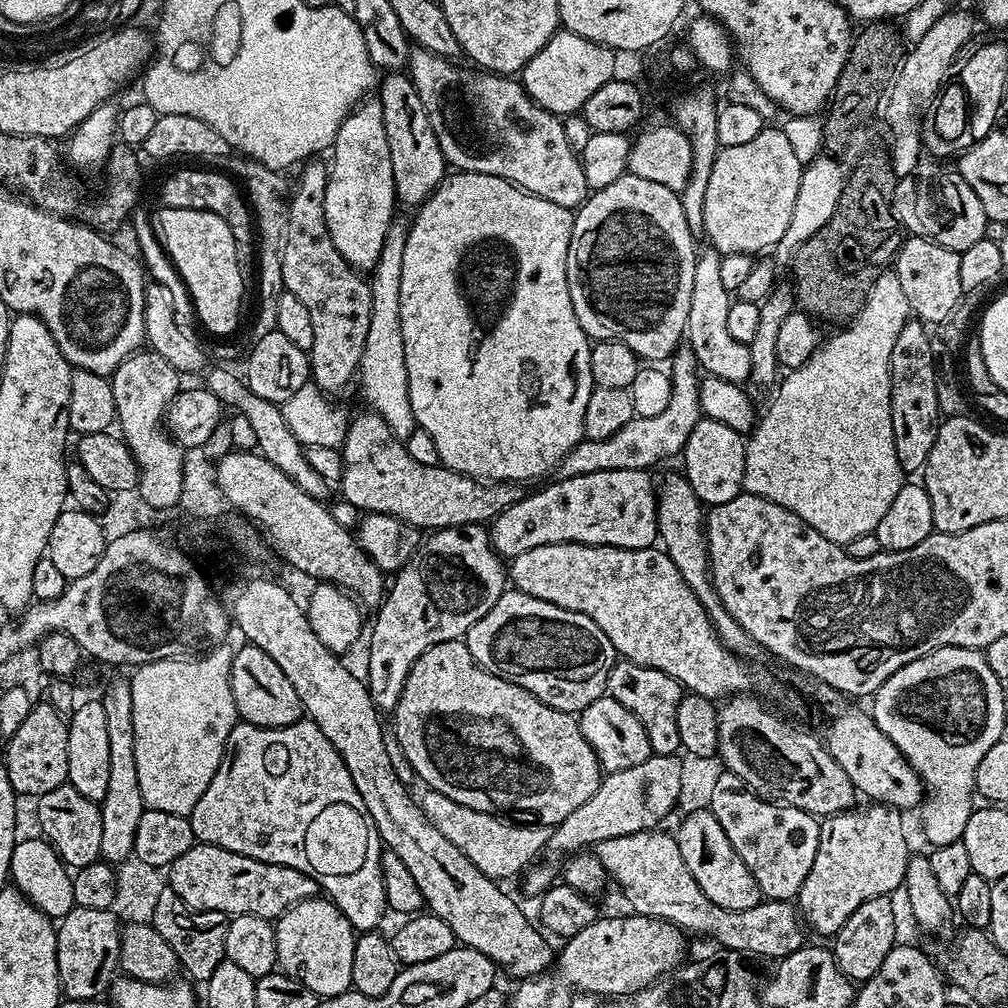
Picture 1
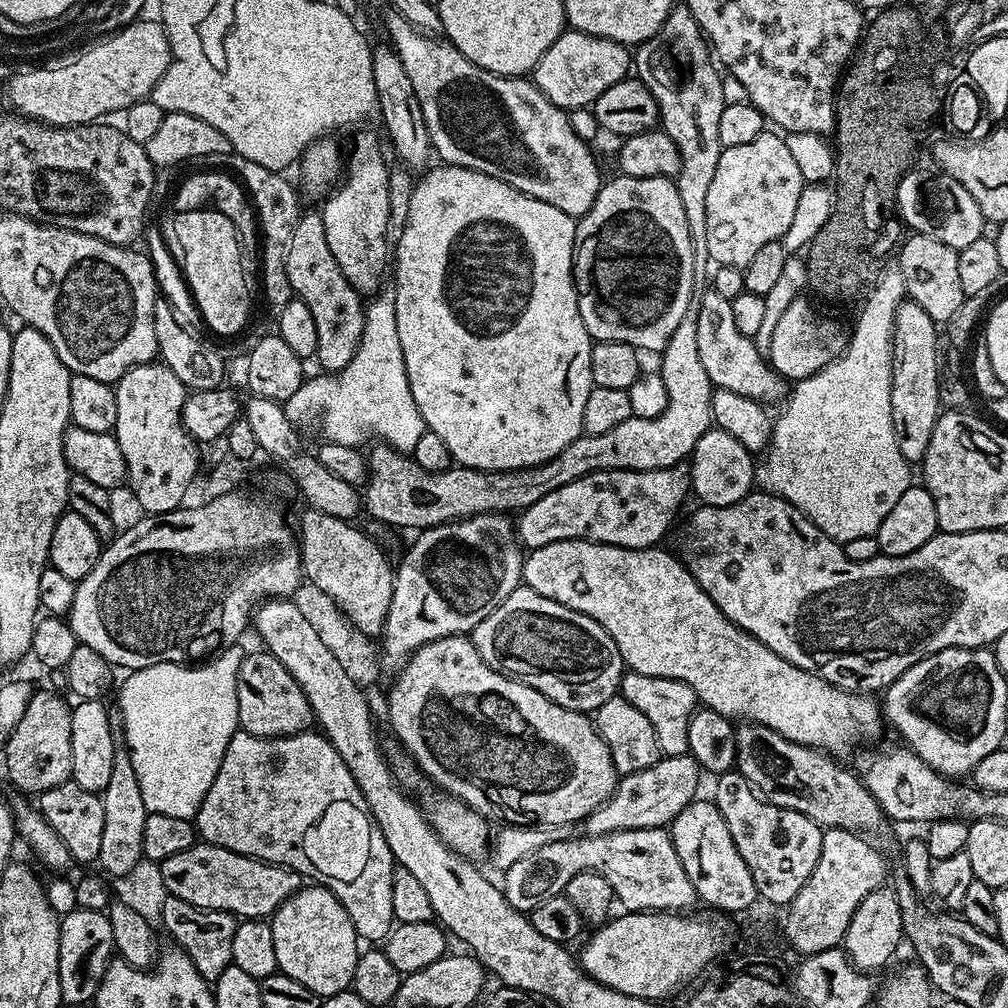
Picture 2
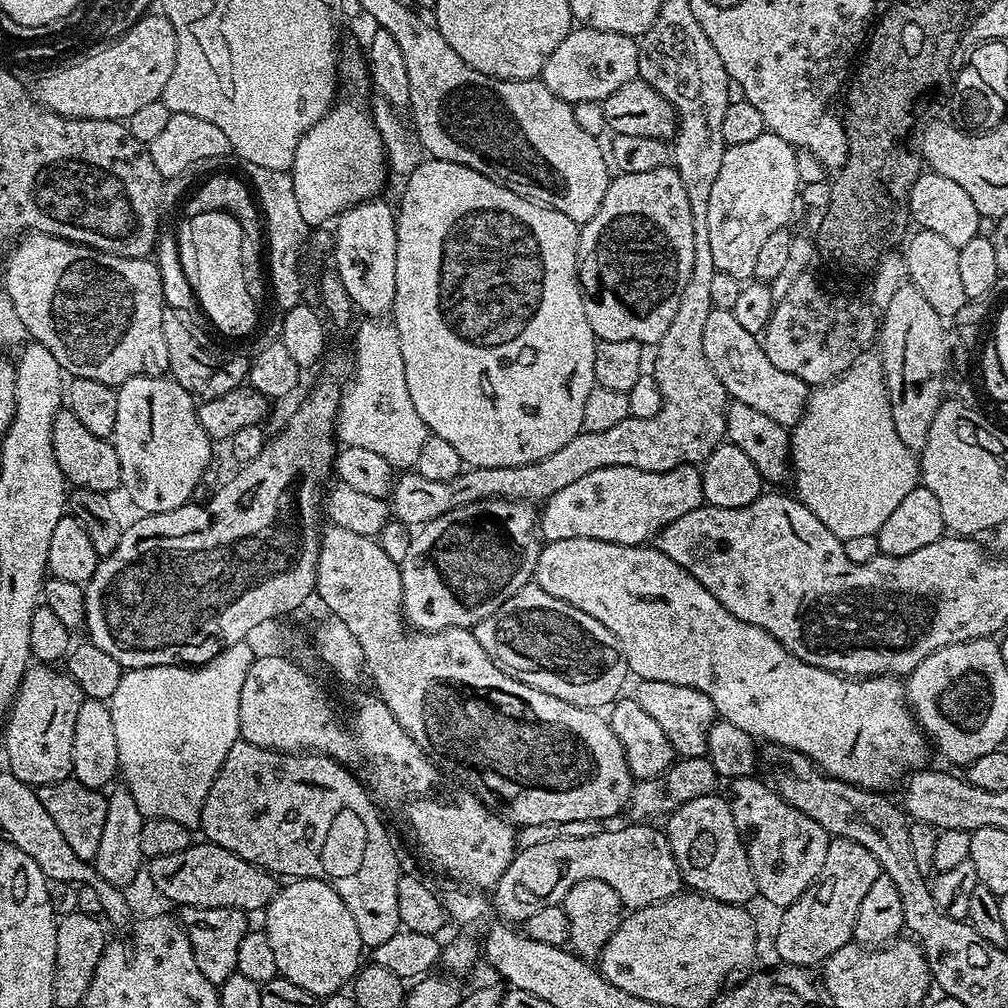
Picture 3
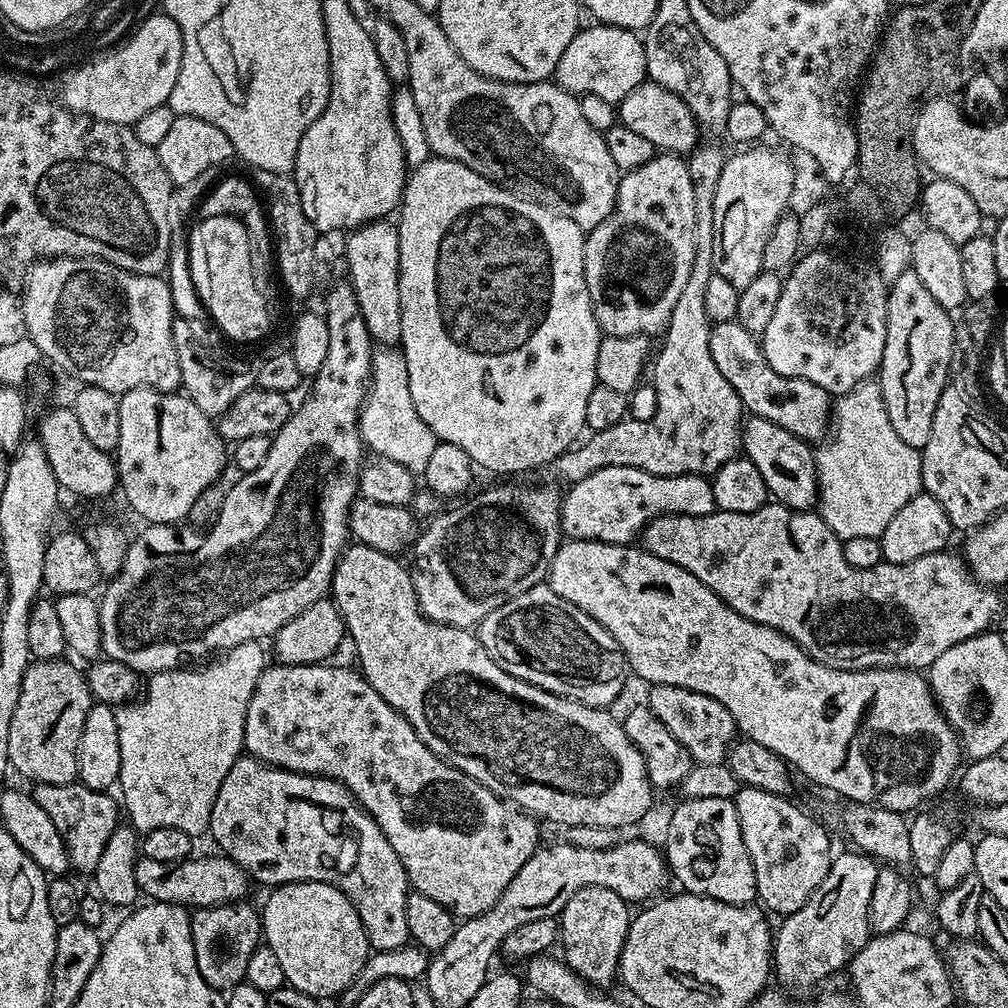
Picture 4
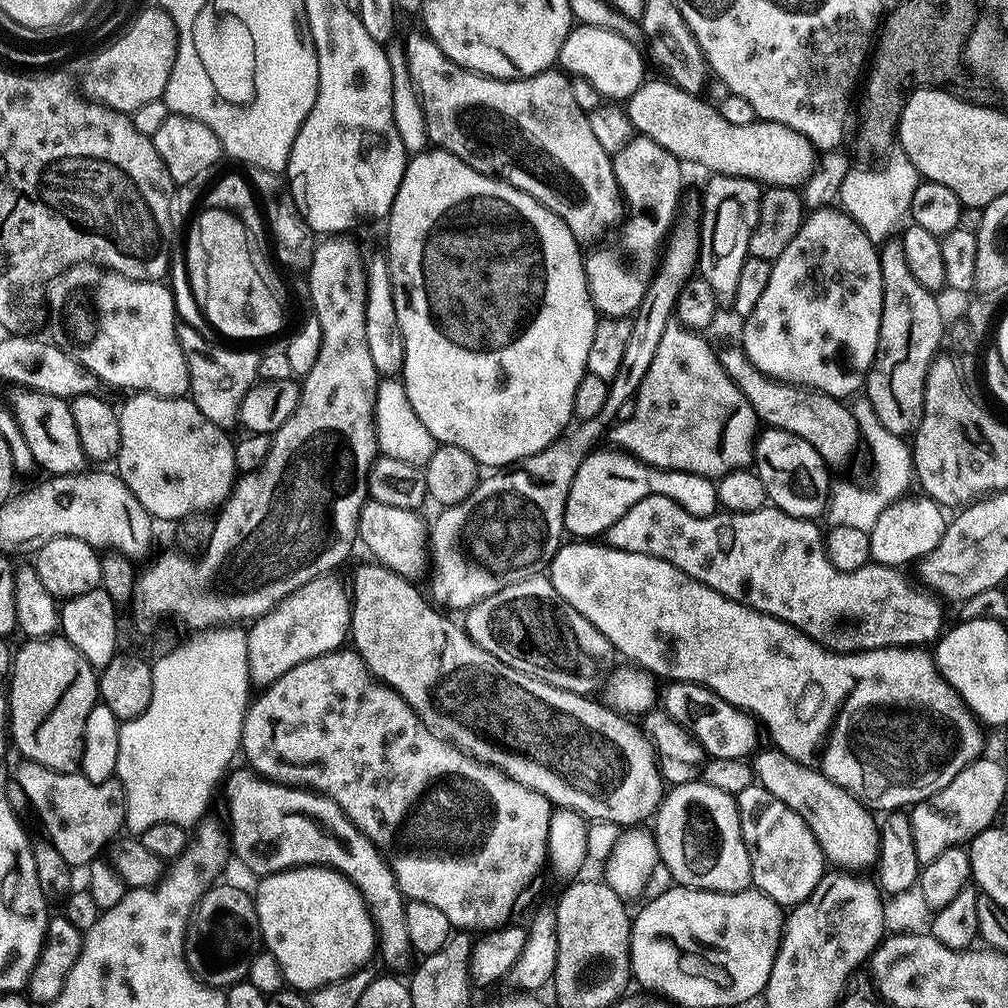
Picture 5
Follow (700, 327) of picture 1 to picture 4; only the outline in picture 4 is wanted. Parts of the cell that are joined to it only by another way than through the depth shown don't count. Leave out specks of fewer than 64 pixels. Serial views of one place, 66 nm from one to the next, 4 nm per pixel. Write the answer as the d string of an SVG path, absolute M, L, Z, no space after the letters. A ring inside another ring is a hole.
M727 320L721 324L712 324L708 333L708 345L710 346L710 358L714 358L715 365L726 378L730 386L733 386L745 409L754 416L766 418L774 425L782 426L788 433L807 434L809 430L816 430L816 440L821 439L825 433L823 426L818 422L808 422L808 416L826 416L832 410L831 395L806 379L790 378L780 375L776 370L764 361L763 351L758 347L757 339L753 333L742 327L736 320Z

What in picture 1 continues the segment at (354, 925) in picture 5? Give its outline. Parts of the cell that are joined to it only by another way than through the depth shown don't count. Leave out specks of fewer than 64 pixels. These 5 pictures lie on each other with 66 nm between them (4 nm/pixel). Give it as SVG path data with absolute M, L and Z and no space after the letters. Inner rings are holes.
M327 898L303 900L287 908L275 921L276 962L302 986L321 998L340 996L352 988L357 933L342 910Z

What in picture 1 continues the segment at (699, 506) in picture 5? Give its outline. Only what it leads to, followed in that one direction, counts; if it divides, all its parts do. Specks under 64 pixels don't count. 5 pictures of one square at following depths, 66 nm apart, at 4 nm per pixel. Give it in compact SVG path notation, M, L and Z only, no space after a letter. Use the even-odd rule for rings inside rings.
M645 469L602 470L594 474L582 474L569 480L557 479L556 484L541 492L529 491L514 506L510 506L491 521L492 544L501 557L511 558L534 550L534 546L547 544L597 544L603 548L651 548L657 543L656 501L658 488Z

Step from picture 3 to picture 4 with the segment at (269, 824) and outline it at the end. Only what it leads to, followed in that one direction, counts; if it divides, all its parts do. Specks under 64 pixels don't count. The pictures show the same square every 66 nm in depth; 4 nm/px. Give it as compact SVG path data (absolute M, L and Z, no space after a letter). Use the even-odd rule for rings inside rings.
M241 754L237 756L234 766L230 766L226 778L222 778L222 786L214 798L212 812L208 816L208 827L210 836L216 839L216 844L220 847L217 849L229 860L234 861L239 868L243 868L253 881L261 880L262 883L268 884L267 886L279 886L285 882L295 882L309 874L319 873L316 872L319 868L333 868L336 871L336 877L334 877L336 886L343 889L344 893L352 899L352 904L355 905L356 912L360 915L360 921L368 932L368 943L375 951L398 950L399 947L409 943L410 937L406 926L406 898L410 891L408 876L405 875L404 867L394 854L390 842L386 842L380 827L374 823L371 816L359 804L350 799L348 789L337 780L329 780L327 776L304 776L301 772L288 772L285 768L271 768L268 764L255 760L252 756Z

